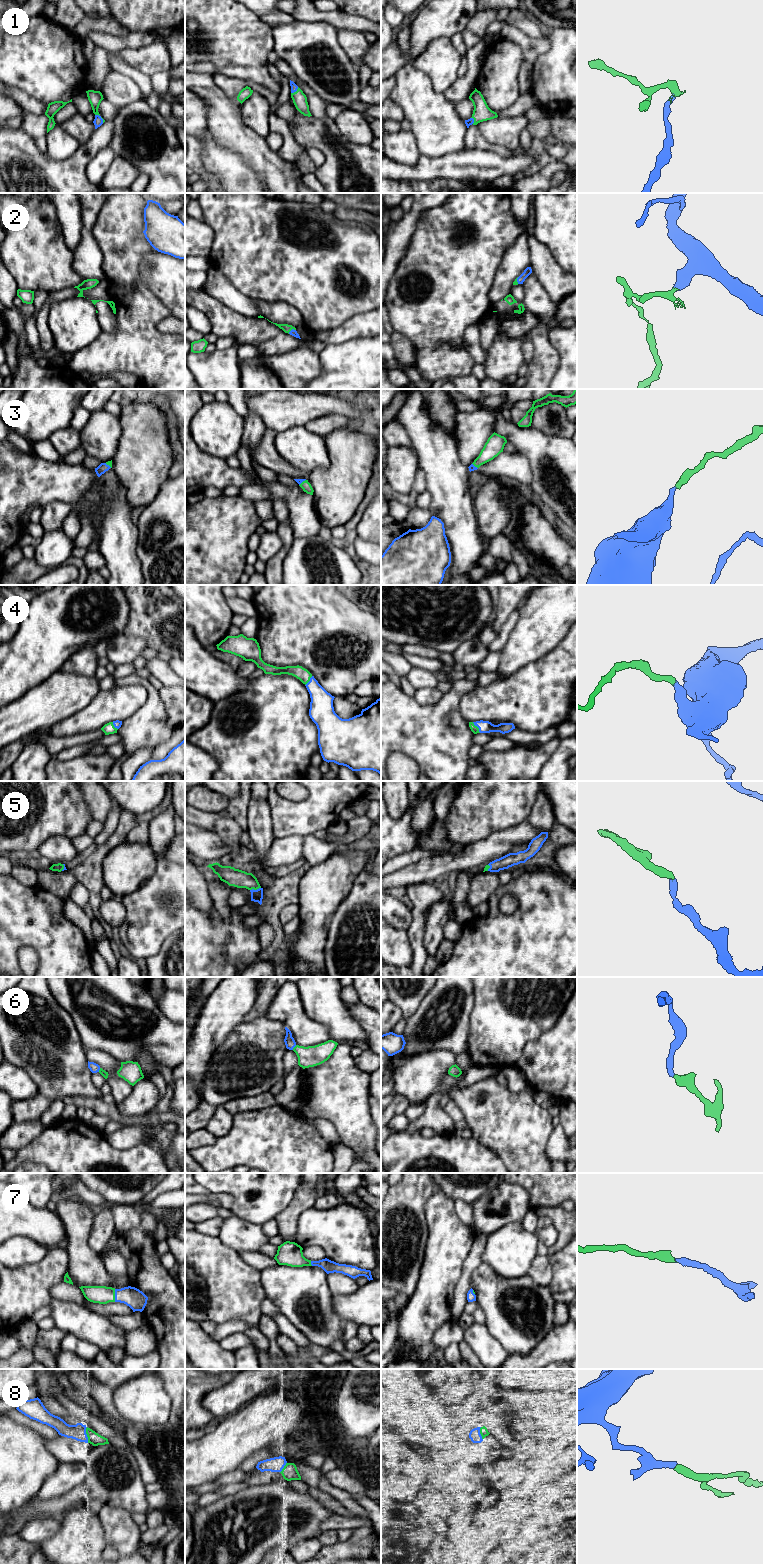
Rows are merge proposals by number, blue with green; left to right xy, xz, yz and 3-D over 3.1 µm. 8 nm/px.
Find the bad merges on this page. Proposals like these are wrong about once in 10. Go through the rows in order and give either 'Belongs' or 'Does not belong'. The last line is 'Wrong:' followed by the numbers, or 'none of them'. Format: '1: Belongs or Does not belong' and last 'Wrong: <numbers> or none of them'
1: Belongs
2: Belongs
3: Belongs
4: Belongs
5: Belongs
6: Belongs
7: Belongs
8: Belongs
Wrong: none of them

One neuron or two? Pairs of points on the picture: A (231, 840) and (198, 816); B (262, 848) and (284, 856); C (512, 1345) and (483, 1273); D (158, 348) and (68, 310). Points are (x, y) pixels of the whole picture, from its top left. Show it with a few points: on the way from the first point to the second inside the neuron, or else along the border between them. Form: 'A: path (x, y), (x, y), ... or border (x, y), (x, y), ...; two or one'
A: path (224, 832), (213, 821), (206, 820); one
B: border (275, 838), (266, 857), (262, 861), (264, 867); two
C: path (511, 1327), (496, 1305), (496, 1295), (493, 1291); one
D: border (102, 331), (91, 343), (84, 347); two

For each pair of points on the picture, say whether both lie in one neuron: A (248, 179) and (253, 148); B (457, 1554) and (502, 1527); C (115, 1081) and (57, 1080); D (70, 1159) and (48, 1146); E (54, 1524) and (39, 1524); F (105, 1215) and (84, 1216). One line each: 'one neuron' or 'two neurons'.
A: two neurons
B: one neuron
C: two neurons
D: one neuron
E: one neuron
F: two neurons

